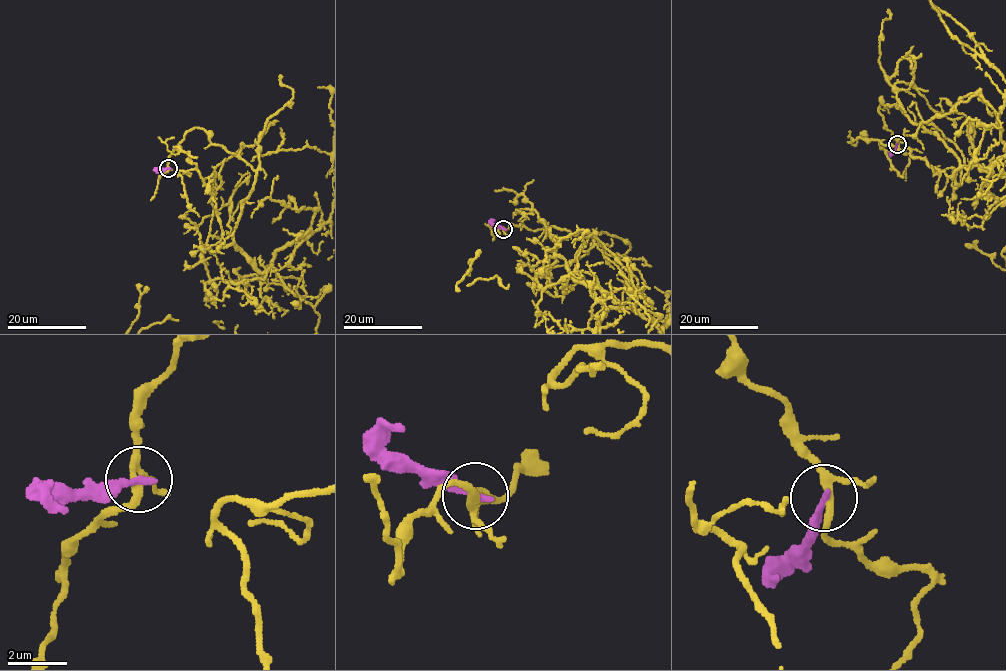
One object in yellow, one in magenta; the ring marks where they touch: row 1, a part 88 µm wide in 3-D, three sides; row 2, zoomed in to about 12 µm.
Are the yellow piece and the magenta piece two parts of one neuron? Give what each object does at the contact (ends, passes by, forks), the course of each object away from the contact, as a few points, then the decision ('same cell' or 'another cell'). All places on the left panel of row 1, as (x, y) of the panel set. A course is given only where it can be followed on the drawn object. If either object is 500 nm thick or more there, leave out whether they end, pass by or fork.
yellow forks; magenta ends; course yellow (168, 168), (196, 127), (247, 162), (234, 242), (270, 269), (220, 324); course magenta (168, 168), (156, 170), (159, 172); another cell

